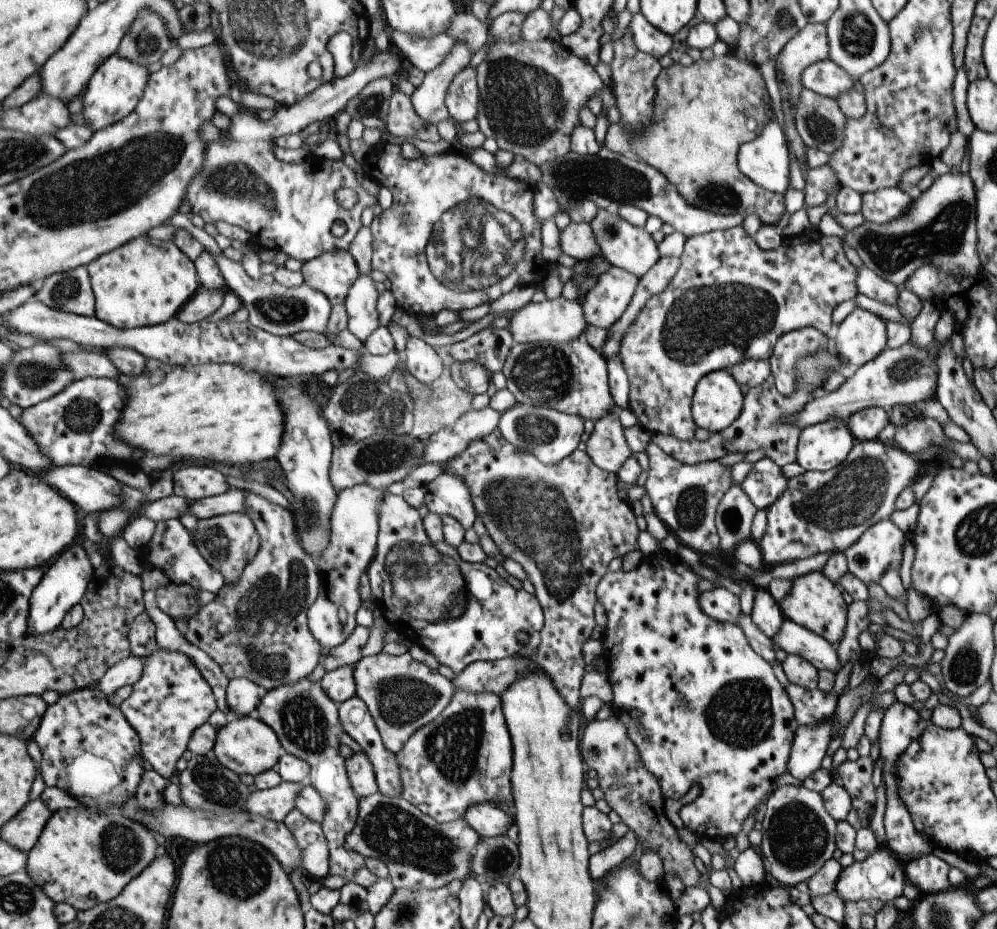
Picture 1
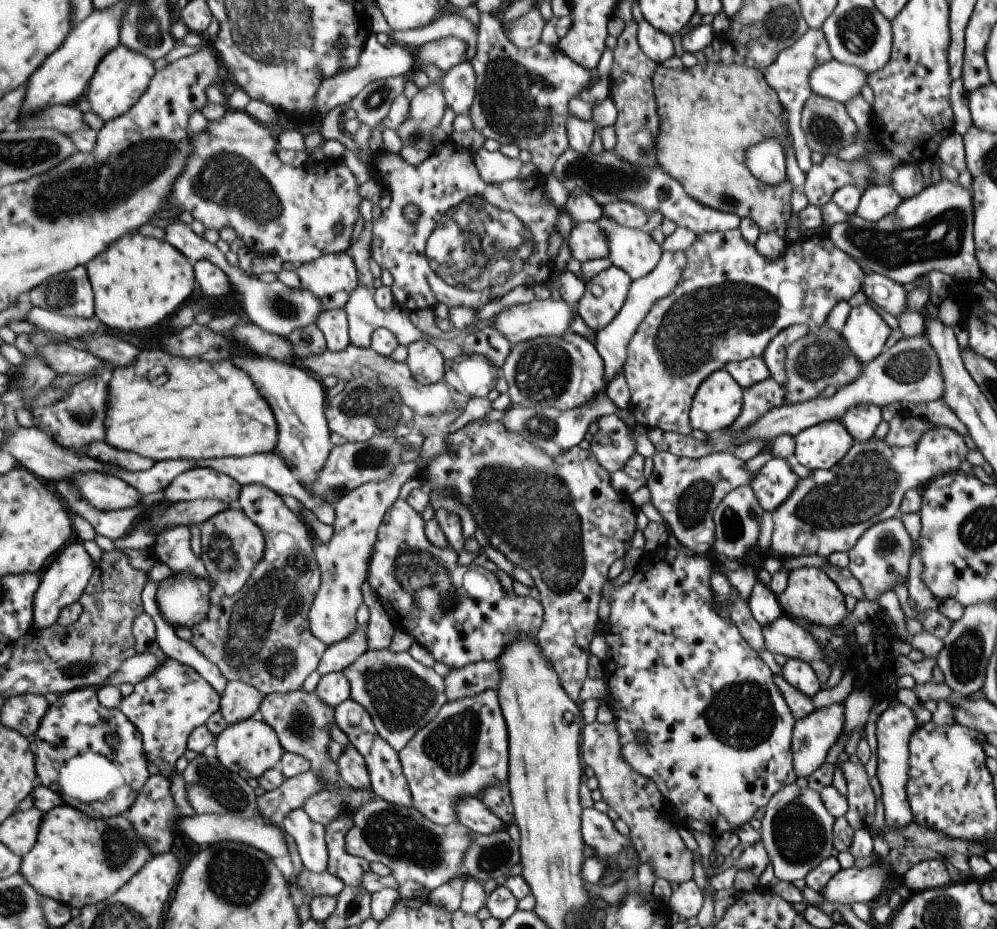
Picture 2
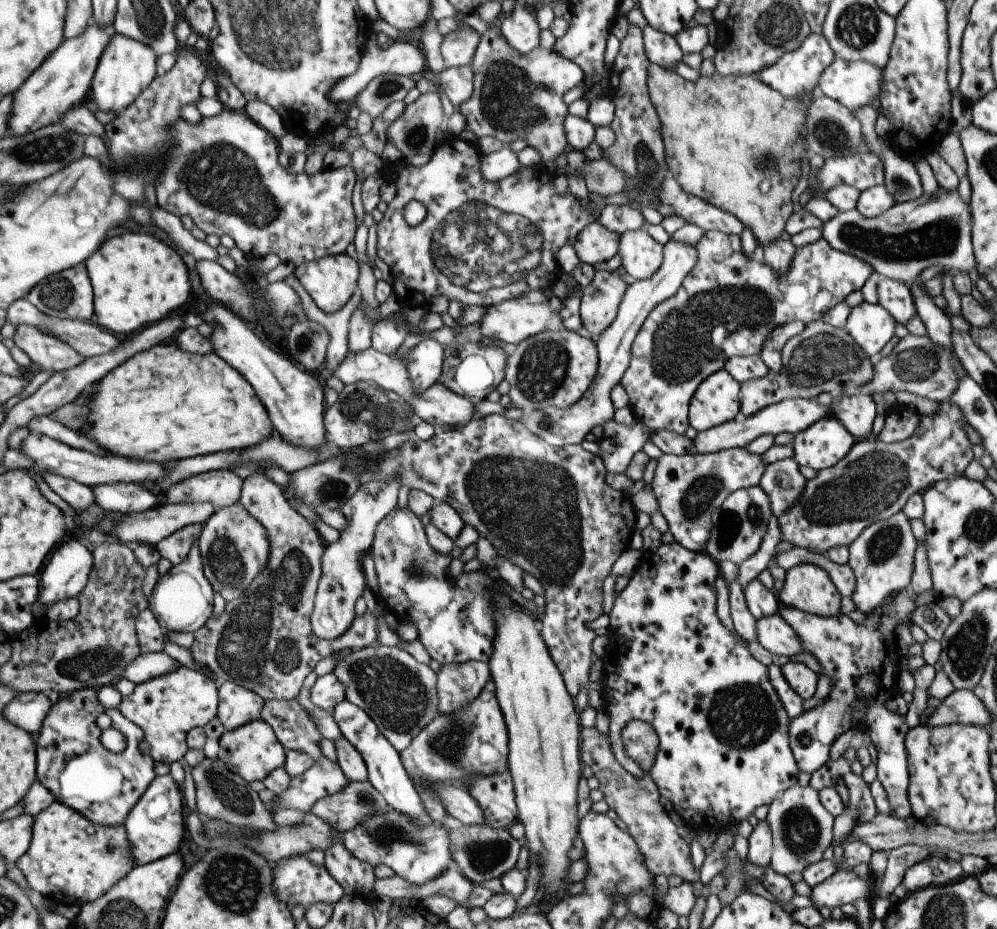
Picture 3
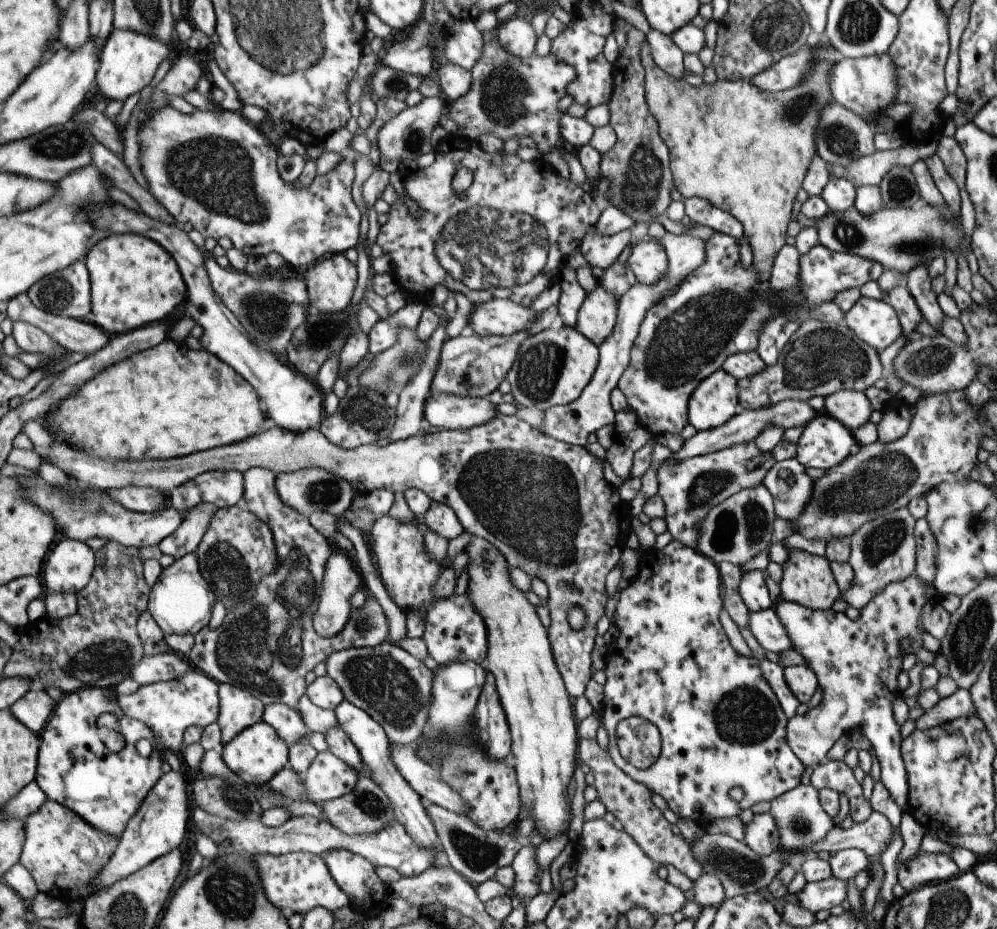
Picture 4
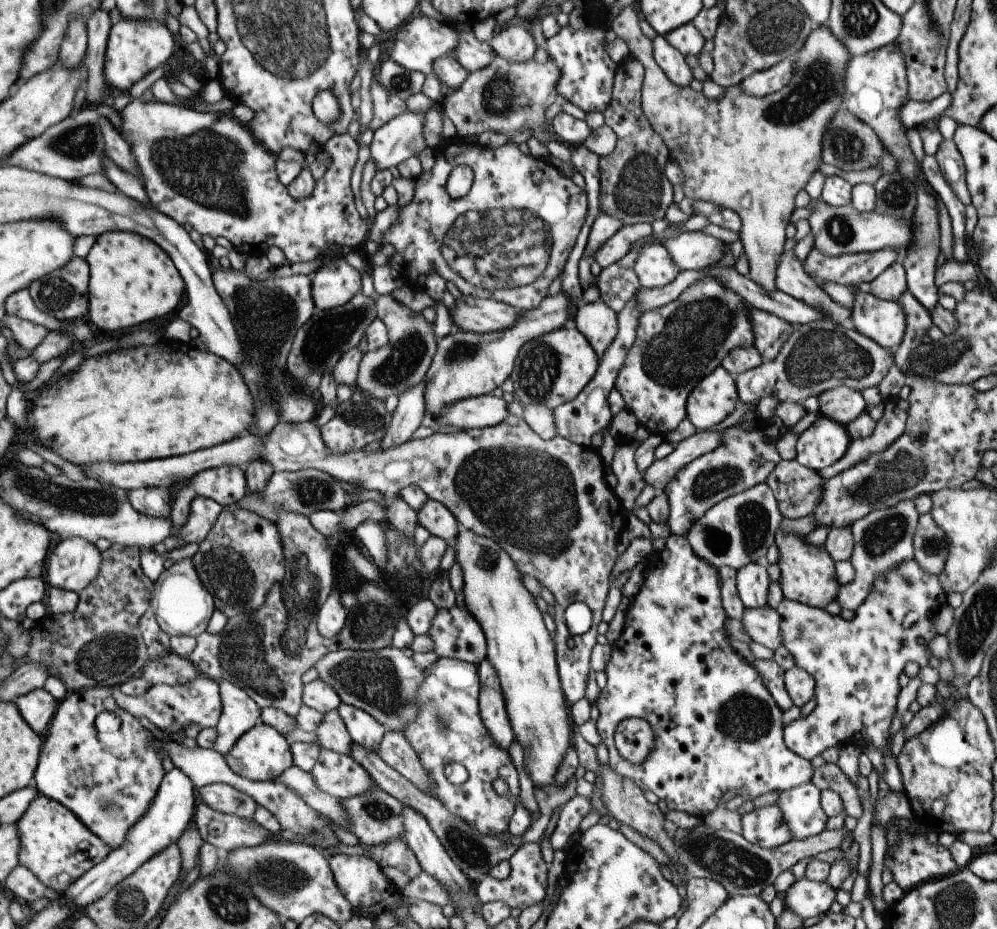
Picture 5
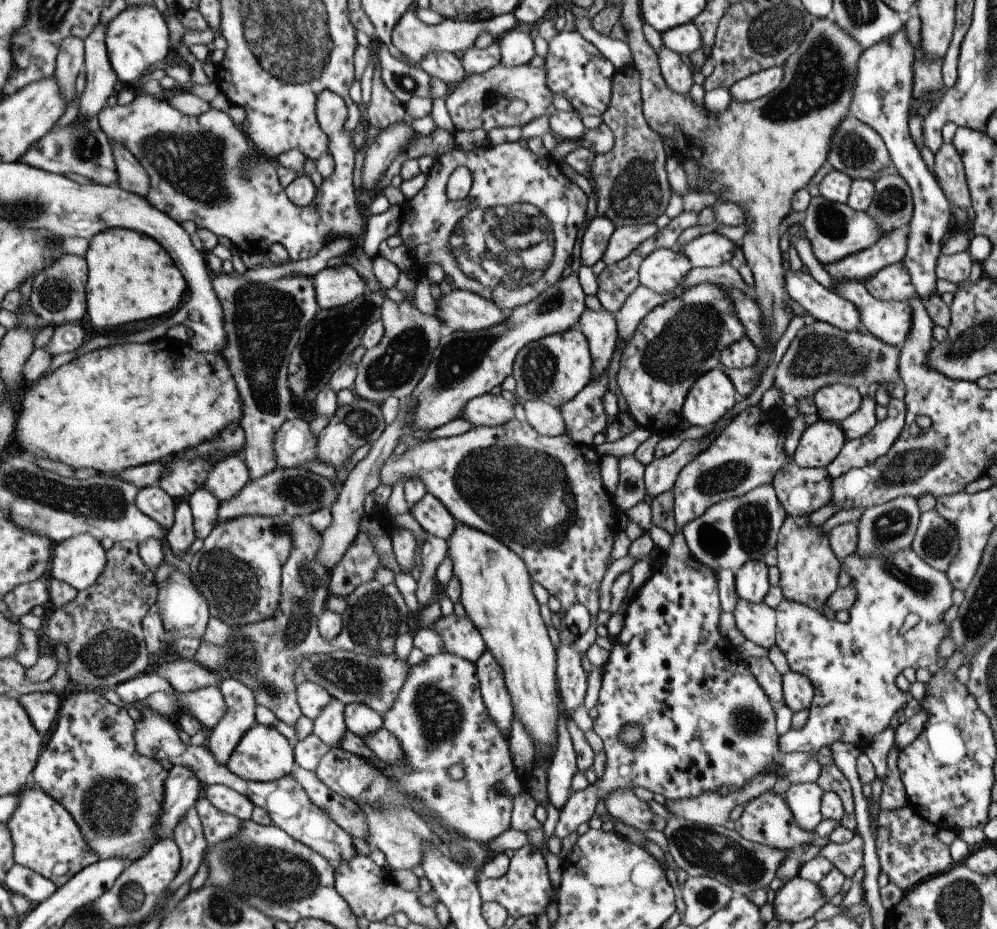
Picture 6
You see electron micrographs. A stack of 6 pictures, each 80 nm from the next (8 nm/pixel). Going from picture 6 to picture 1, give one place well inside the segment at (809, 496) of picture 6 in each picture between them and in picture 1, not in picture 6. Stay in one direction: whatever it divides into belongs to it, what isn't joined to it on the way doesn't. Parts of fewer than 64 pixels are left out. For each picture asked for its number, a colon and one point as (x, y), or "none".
1: (764, 482)
2: (774, 481)
3: (781, 480)
4: (790, 487)
5: (797, 490)

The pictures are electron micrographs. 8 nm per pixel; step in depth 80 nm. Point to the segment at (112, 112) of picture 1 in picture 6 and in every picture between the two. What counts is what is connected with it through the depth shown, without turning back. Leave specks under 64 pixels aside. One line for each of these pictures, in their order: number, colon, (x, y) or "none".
2: (123, 75)
3: (126, 66)
4: (126, 63)
5: (134, 47)
6: (136, 37)

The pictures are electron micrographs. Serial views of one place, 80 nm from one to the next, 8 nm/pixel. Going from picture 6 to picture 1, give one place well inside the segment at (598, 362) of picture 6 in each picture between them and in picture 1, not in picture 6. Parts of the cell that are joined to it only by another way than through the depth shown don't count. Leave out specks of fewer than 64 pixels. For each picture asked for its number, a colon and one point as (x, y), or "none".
1: (608, 297)
2: (604, 295)
3: (600, 299)
4: (595, 318)
5: (596, 322)

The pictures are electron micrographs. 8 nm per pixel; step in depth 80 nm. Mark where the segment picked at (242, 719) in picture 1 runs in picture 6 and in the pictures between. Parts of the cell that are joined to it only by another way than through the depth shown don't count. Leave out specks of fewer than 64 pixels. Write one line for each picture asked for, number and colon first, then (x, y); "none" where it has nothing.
2: (248, 748)
3: (251, 751)
4: (255, 754)
5: (261, 754)
6: (261, 755)

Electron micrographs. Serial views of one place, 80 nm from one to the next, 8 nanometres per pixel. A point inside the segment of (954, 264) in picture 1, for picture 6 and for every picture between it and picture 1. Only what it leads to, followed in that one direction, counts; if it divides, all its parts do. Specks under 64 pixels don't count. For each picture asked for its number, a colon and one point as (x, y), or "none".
2: (932, 230)
3: (934, 229)
4: (898, 239)
5: (836, 230)
6: (834, 231)

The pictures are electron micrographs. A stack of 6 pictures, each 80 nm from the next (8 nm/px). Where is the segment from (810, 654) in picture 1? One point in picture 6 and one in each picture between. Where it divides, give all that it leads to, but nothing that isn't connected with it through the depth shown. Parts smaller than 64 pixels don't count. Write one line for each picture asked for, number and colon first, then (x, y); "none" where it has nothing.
2: (784, 637)
3: (772, 632)
4: (764, 625)
5: (761, 624)
6: (755, 621)

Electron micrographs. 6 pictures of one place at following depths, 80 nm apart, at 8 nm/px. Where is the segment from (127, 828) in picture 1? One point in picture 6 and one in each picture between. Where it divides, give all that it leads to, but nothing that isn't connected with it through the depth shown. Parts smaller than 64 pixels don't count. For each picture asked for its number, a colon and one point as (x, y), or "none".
2: (79, 860)
3: (71, 860)
4: (64, 853)
5: (58, 848)
6: (46, 839)

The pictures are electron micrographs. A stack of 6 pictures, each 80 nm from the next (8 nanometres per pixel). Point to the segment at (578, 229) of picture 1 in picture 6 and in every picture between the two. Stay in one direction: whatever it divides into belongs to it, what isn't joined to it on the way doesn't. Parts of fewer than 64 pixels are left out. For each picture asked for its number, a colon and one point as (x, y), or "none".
2: (585, 241)
3: (594, 245)
4: (598, 250)
5: (613, 248)
6: (624, 239)

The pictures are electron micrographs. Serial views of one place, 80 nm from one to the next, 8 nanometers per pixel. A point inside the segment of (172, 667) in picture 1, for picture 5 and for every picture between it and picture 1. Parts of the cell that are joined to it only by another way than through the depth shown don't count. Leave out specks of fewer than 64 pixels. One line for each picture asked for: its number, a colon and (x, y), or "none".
2: (164, 707)
3: (165, 708)
4: (166, 708)
5: (168, 708)

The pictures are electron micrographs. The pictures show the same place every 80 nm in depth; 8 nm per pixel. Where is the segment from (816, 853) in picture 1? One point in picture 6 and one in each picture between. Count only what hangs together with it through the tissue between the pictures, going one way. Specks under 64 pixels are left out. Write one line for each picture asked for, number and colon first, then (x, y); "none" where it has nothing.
2: (796, 831)
3: (800, 827)
4: (800, 821)
5: (800, 806)
6: (803, 799)

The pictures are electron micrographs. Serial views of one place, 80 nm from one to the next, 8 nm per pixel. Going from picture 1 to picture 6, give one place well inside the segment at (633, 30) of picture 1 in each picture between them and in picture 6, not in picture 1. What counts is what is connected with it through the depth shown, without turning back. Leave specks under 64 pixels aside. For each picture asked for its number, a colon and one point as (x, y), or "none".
2: (657, 46)
3: (661, 49)
4: (665, 54)
5: (671, 62)
6: (677, 76)

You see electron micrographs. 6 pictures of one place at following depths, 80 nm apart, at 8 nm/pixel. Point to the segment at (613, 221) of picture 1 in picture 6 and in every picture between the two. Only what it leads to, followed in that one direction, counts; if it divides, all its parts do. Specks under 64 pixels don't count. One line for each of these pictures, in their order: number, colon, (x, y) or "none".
2: (633, 251)
3: (641, 256)
4: (648, 262)
5: (653, 267)
6: (662, 270)

